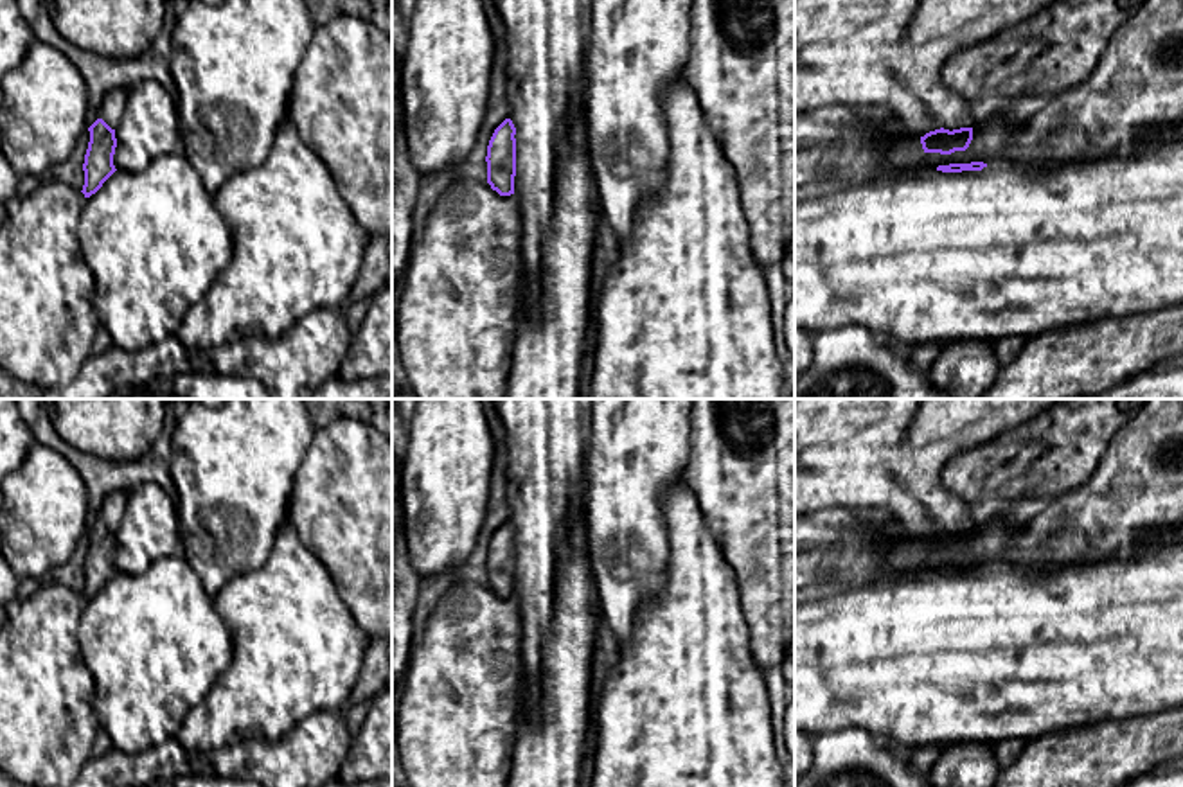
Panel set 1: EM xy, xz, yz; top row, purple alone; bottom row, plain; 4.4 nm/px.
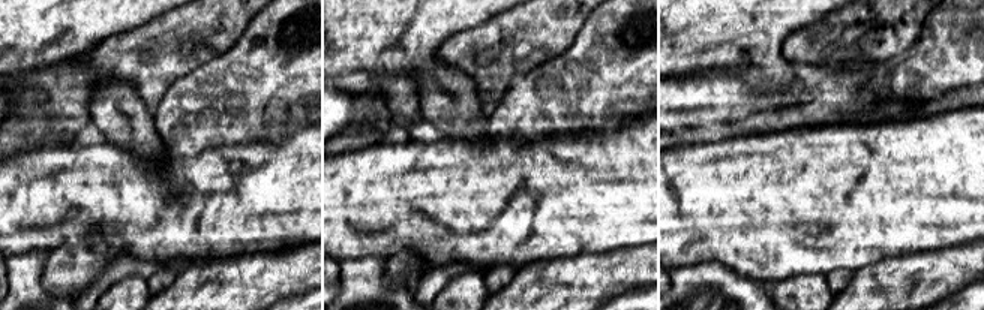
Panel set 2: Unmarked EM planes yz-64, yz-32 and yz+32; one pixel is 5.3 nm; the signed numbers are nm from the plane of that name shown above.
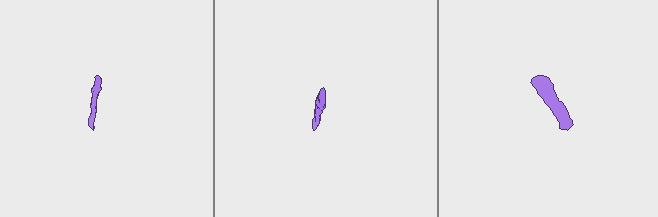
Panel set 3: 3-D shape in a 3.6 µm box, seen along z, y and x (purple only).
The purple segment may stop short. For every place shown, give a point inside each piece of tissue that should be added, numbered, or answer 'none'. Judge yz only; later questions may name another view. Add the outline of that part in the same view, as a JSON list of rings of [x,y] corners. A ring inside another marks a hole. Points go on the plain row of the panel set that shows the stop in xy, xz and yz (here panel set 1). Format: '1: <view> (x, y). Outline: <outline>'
1: yz (880, 453). Outline: [[[795,399],[795,516],[825,507],[881,508],[895,516],[910,534],[960,532],[978,523],[978,514],[940,483],[944,465],[956,455],[1010,433],[1070,399]]]

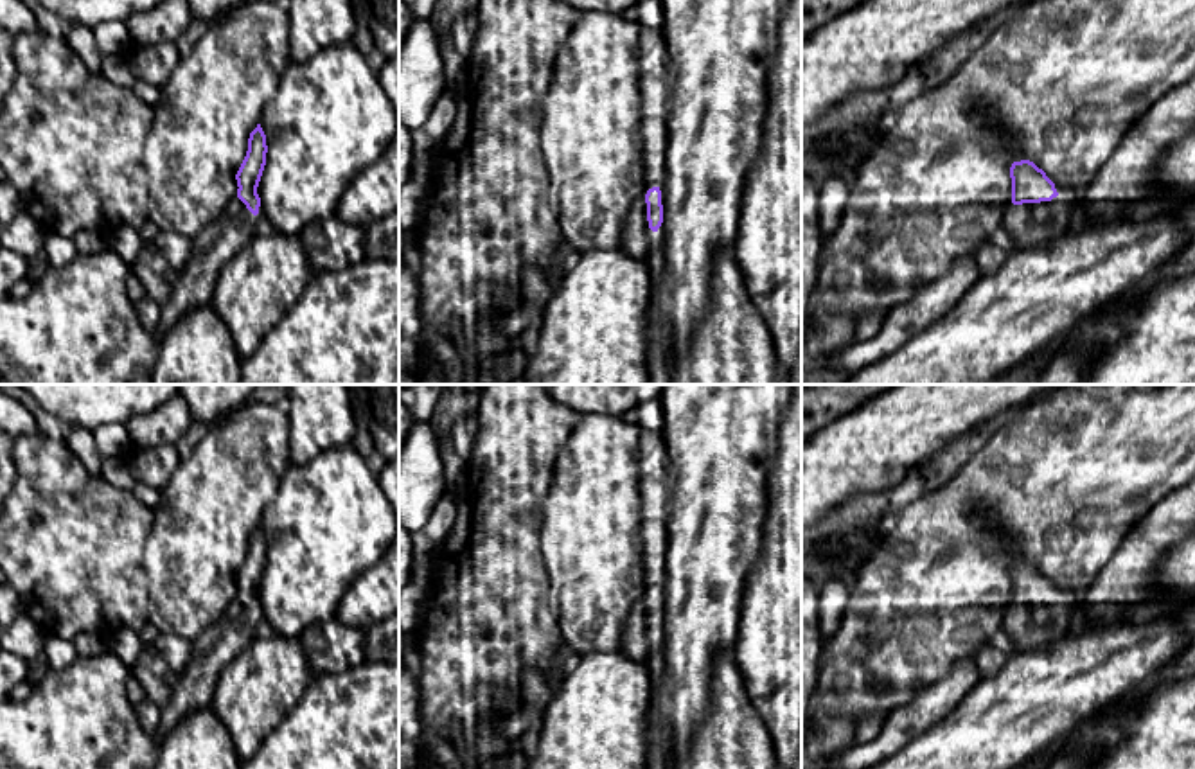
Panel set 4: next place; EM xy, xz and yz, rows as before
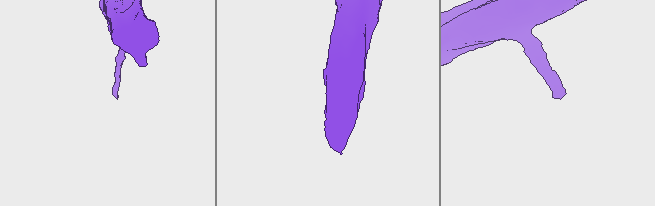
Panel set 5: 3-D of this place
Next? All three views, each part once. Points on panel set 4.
1: yz (1030, 626). Outline: [[[1057,598],[1051,604],[1014,607],[1003,629],[1015,649],[1040,649],[1069,636],[1069,623],[1076,600]]]

